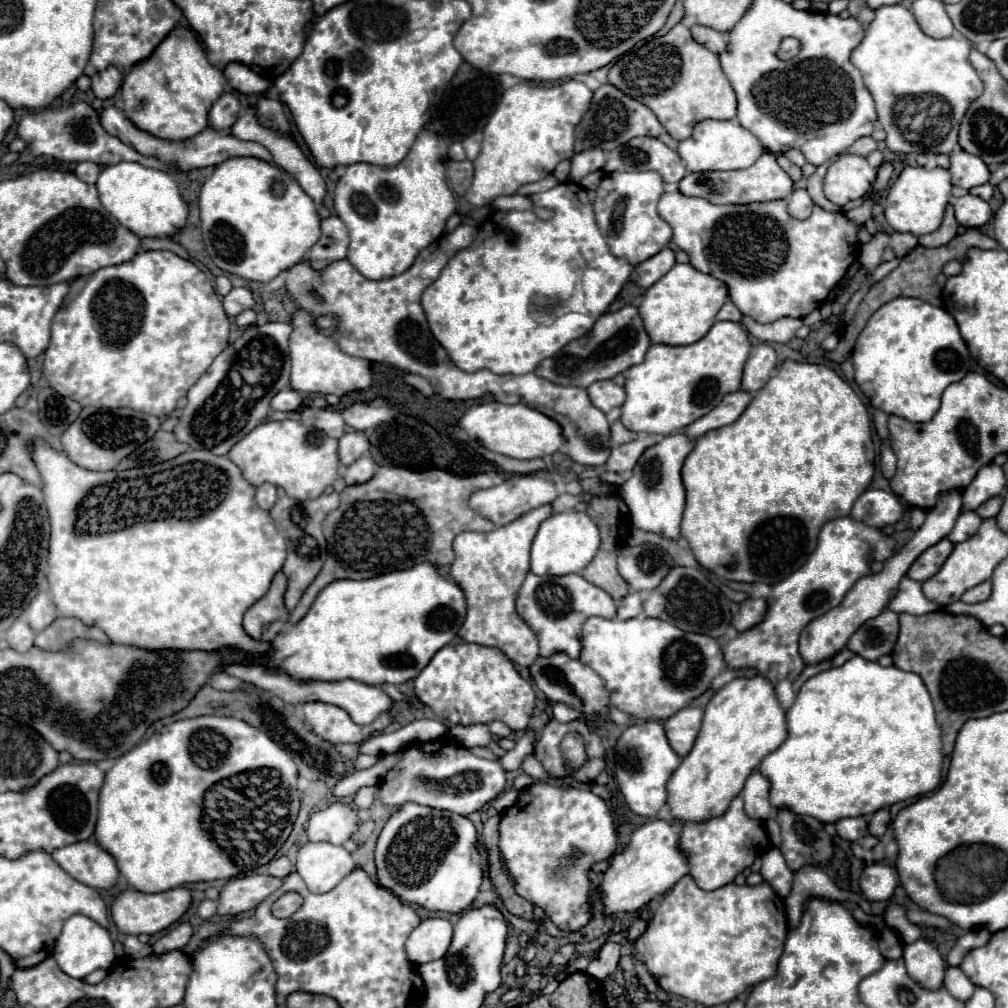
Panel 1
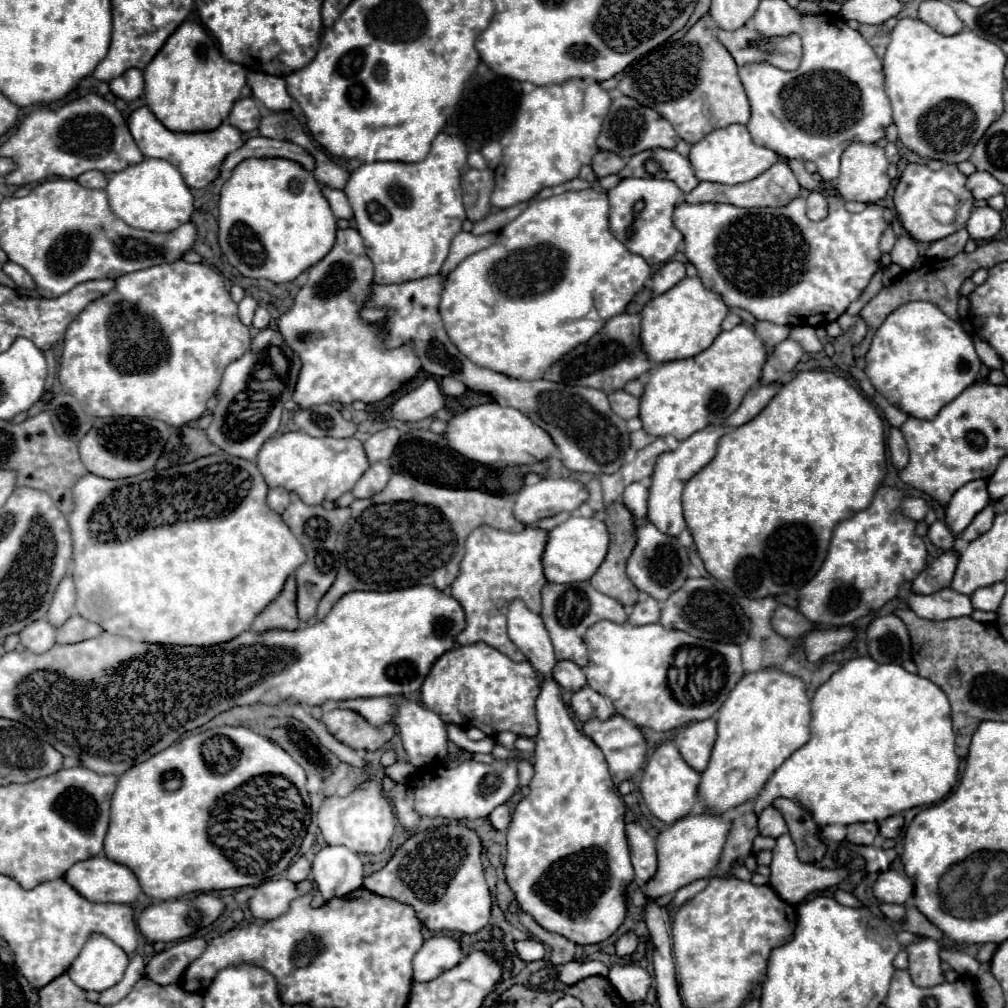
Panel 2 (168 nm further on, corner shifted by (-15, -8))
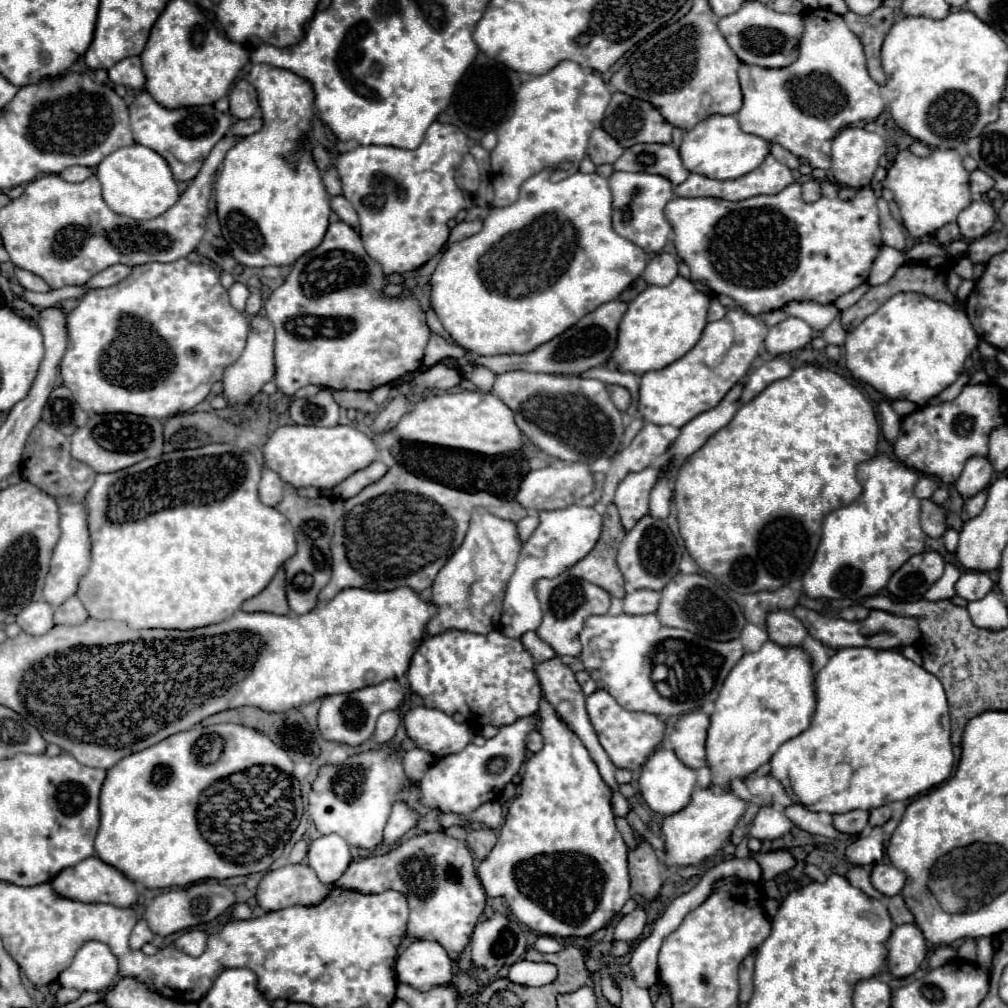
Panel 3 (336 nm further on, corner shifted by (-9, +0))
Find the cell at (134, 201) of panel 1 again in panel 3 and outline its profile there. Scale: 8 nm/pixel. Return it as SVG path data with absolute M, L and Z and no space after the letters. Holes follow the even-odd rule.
M138 143L110 153L98 165L96 177L102 183L102 197L104 197L106 205L114 213L120 213L120 215L126 215L132 219L160 217L180 197L180 191L174 181L174 175L170 173L168 161L162 155L158 155L152 149L138 145Z

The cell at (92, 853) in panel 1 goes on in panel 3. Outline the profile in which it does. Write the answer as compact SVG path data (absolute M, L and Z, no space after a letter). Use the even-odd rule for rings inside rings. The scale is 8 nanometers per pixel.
M96 855L80 861L78 865L70 867L70 869L62 869L62 873L58 873L58 877L52 879L52 887L56 889L56 893L60 897L76 899L82 903L110 903L116 907L132 907L138 899L134 881L130 881L122 871L114 869L112 865L106 865Z

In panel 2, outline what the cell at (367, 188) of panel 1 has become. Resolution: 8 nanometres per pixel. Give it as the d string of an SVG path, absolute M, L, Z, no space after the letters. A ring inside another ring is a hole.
M440 133L428 157L420 163L374 161L350 173L344 193L354 211L356 229L374 263L374 281L406 283L436 275L448 255L452 239L462 231L466 211L462 205L460 177L468 169L468 151L462 139Z

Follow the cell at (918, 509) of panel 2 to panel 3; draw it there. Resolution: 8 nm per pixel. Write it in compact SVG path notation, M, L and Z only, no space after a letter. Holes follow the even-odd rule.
M920 477L920 481L914 485L914 495L918 499L928 499L938 487L938 481L934 477Z

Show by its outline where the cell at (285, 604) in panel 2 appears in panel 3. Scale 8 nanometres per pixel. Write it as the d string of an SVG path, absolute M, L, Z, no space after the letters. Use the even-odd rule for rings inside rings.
M280 569L262 593L258 593L256 597L248 599L242 605L242 611L246 611L246 613L266 611L266 613L274 613L274 615L288 615L290 607L288 607L288 601L286 601L284 581L286 581L286 575L284 575L284 569Z

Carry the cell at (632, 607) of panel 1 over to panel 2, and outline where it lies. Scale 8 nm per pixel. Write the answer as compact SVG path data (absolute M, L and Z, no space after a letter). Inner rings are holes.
M642 595L642 599L632 607L628 621L632 625L648 625L658 623L660 619L660 603L648 595Z

